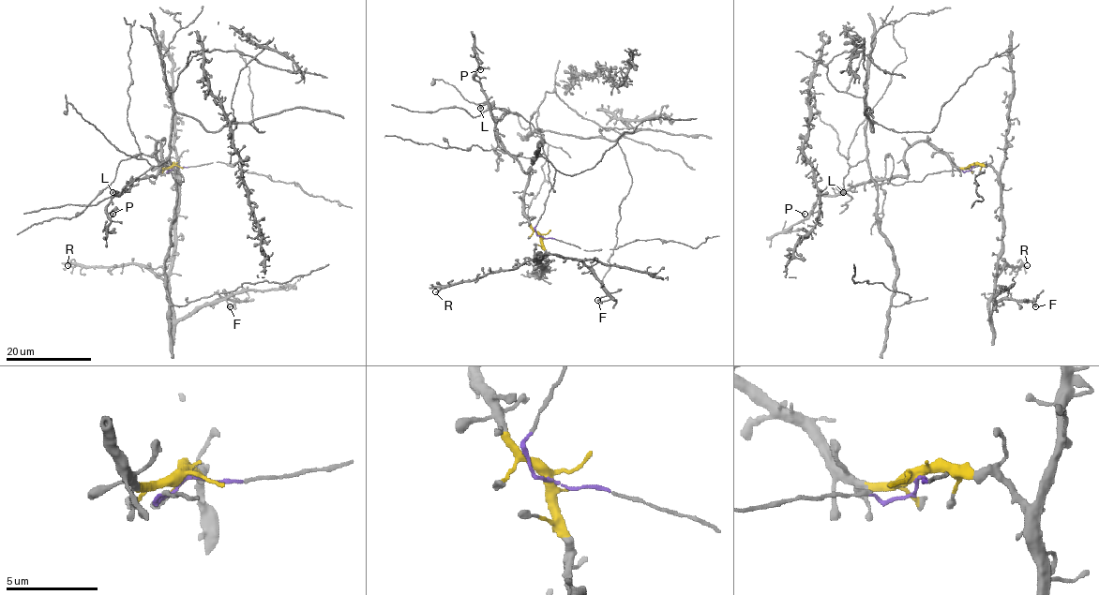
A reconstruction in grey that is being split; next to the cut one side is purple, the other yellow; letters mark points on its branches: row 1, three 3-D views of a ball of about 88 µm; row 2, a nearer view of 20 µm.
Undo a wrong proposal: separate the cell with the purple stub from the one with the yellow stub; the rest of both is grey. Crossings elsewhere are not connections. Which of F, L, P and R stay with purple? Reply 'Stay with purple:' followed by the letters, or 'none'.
Stay with purple: none

